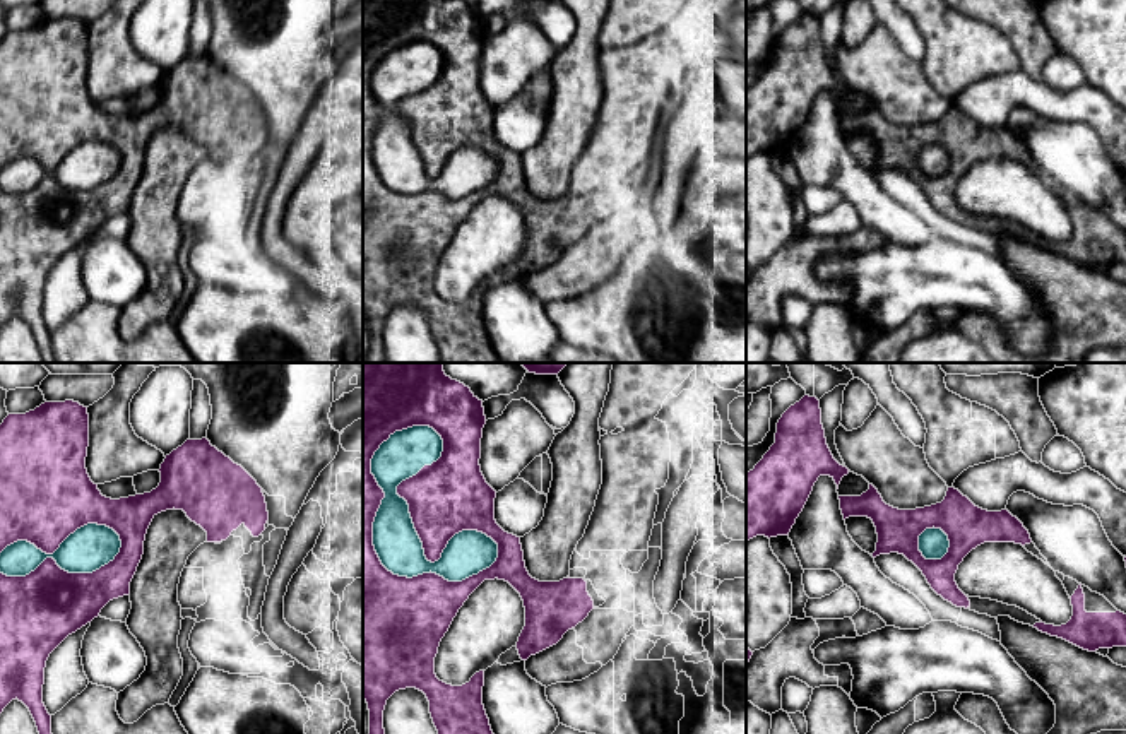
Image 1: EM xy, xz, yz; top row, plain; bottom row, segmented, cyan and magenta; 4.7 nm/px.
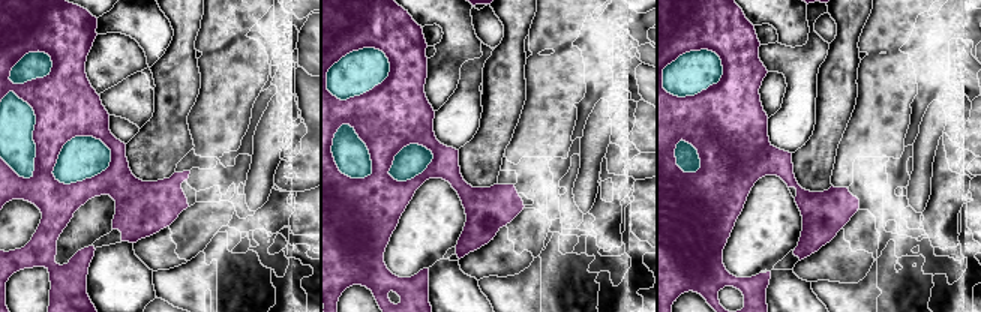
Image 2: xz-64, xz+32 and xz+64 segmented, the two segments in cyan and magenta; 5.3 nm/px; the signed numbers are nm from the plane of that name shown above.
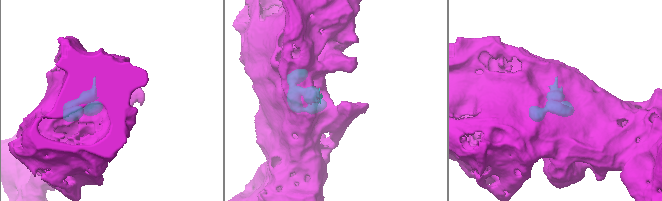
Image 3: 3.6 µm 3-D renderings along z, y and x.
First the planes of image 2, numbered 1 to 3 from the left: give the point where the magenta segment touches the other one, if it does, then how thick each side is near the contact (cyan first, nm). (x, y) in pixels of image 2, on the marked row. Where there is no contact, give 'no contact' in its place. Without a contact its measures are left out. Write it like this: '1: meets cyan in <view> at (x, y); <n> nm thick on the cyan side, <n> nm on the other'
1: meets cyan in xz-64 at (89, 177); 220 nm thick on the cyan side, 200 nm on the other
2: meets cyan in xz+32 at (365, 92); 220 nm thick on the cyan side, 360 nm on the other
3: meets cyan in xz+64 at (699, 92); 220 nm thick on the cyan side, 420 nm on the other

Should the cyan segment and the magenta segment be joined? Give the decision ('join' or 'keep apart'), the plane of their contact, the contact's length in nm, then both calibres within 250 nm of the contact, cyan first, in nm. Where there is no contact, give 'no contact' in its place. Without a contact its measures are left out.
keep apart | xz | 800 nm | 220/220 nm

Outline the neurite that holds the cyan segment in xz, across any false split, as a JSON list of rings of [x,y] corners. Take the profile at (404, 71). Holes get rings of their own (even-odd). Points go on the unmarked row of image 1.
[[[412,43],[390,51],[371,75],[371,91],[385,110],[373,139],[373,163],[382,181],[394,192],[412,195],[431,188],[448,198],[462,198],[489,185],[498,175],[498,161],[491,154],[477,147],[462,147],[448,157],[438,178],[431,180],[426,176],[423,159],[409,130],[409,121],[397,111],[397,103],[416,92],[424,82],[436,79],[442,68],[443,56],[433,44]]]

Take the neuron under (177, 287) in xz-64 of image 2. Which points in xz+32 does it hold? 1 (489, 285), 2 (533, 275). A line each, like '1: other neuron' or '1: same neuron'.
1: same neuron
2: same neuron

